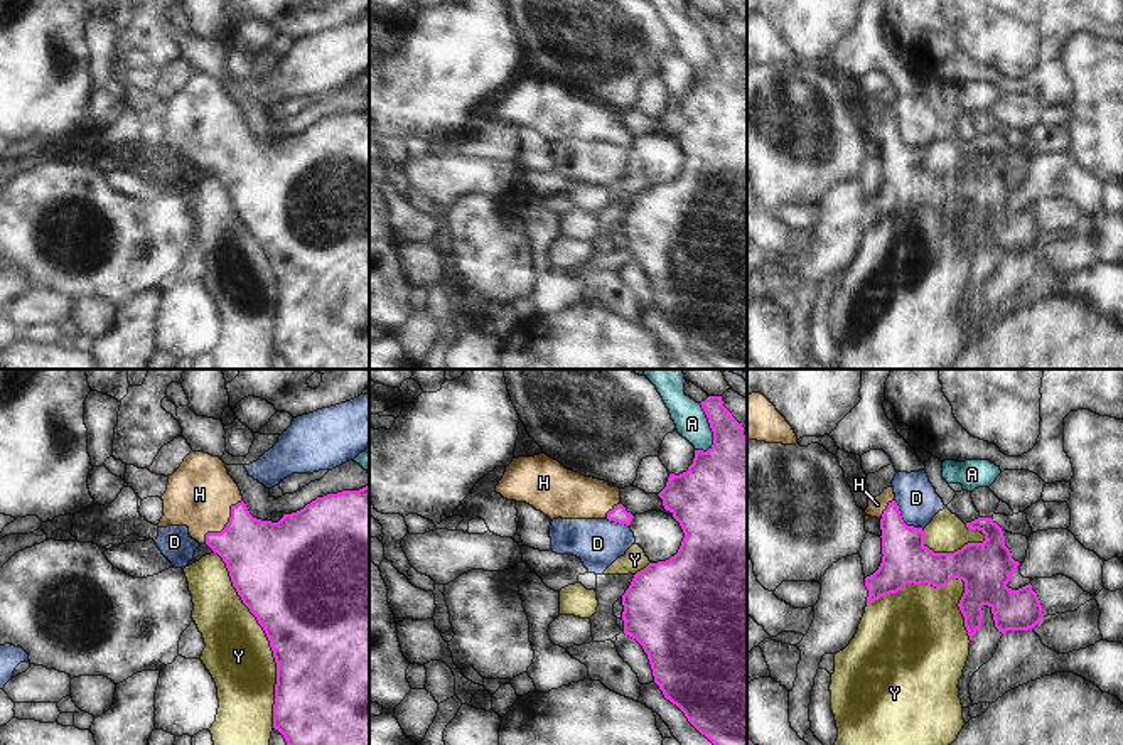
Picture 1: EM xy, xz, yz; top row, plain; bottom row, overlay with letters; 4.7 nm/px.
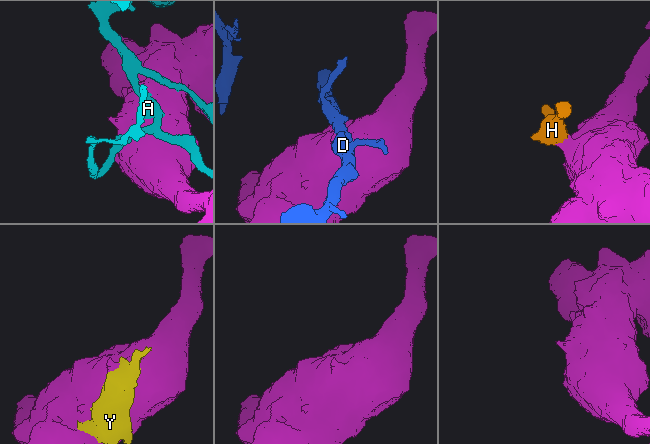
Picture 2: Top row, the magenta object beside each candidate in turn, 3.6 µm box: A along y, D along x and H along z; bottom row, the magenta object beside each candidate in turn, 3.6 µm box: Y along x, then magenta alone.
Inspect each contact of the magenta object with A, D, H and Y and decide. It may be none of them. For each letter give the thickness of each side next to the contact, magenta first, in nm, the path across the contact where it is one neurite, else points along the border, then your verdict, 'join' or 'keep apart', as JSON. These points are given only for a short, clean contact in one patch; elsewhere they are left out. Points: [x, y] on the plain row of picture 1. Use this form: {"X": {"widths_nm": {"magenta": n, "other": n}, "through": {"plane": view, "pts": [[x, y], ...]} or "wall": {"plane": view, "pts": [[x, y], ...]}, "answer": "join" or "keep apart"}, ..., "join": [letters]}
{"A": {"widths_nm": {"magenta": 340, "other": 160}, "answer": "keep apart"}, "D": {"widths_nm": {"magenta": 220, "other": 190}, "wall": {"plane": "yz", "pts": [[894, 123], [908, 147], [923, 150]]}, "answer": "keep apart"}, "H": {"widths_nm": {"magenta": 380, "other": 320}, "through": {"plane": "xy", "pts": [[267, 182], [226, 149], [199, 117]]}, "answer": "join"}, "Y": {"widths_nm": {"magenta": 500, "other": 320}, "answer": "keep apart"}, "join": ["H"]}

